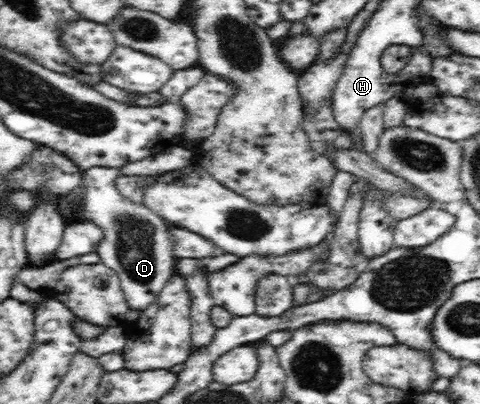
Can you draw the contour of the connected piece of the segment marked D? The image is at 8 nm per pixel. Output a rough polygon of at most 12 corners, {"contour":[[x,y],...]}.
{"contour":[[120,169],[81,178],[79,221],[103,237],[127,305],[146,310],[177,274],[174,225],[122,197]]}

